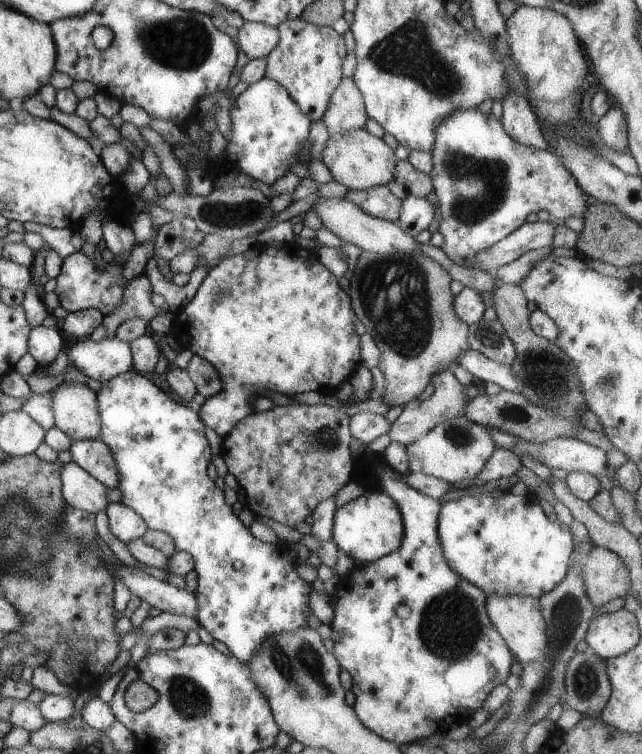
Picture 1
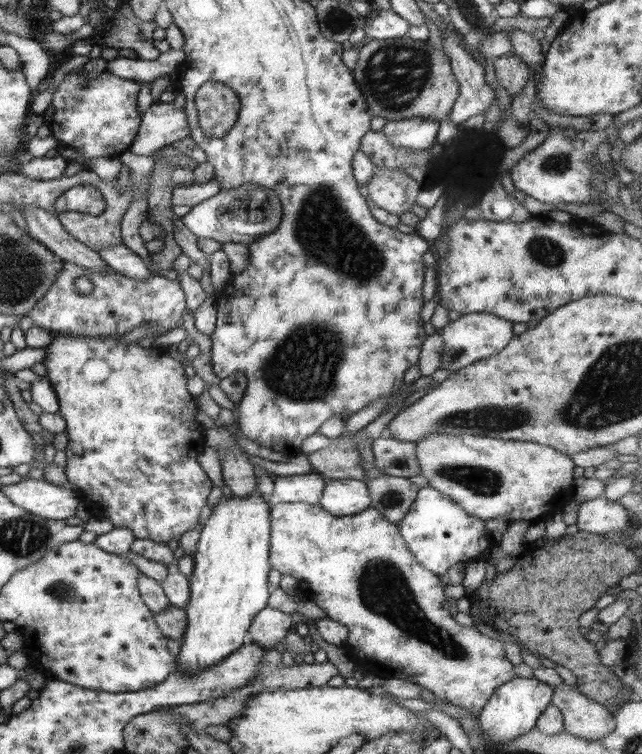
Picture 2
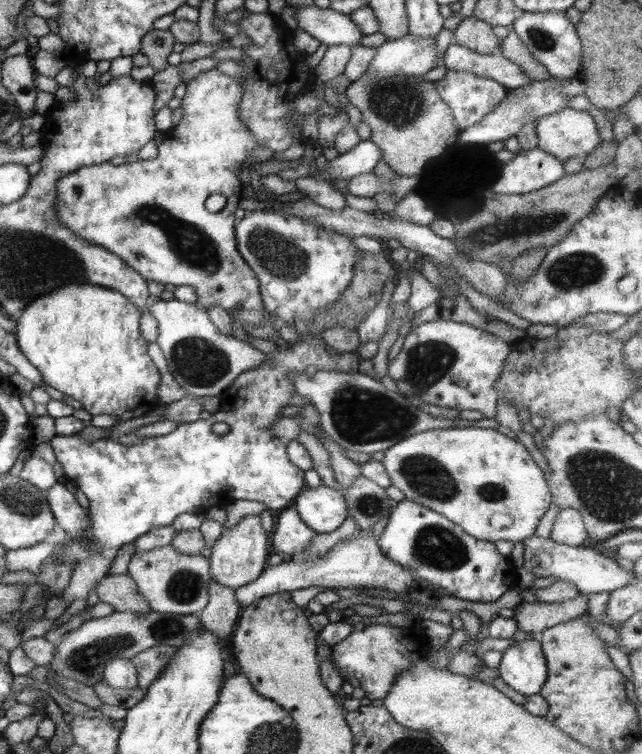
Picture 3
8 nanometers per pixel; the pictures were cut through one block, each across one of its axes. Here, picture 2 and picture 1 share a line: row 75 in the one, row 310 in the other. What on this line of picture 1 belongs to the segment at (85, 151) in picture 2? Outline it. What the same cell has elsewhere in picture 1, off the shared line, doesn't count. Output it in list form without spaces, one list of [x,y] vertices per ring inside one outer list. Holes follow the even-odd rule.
[[[83,250],[72,253],[63,259],[60,274],[55,278],[54,293],[58,296],[60,306],[68,313],[83,310],[100,310],[106,316],[110,316],[116,306],[122,302],[124,288],[128,286],[128,280],[123,277],[124,264],[130,257],[130,252],[122,256],[106,256],[104,267],[98,268],[94,255],[87,256]]]

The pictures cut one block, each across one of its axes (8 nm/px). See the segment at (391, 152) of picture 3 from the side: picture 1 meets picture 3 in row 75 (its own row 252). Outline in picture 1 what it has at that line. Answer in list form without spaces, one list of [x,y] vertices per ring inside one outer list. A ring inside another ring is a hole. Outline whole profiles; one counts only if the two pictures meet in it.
[[[363,251],[355,262],[349,278],[348,288],[352,308],[356,318],[364,324],[365,332],[372,336],[380,348],[380,370],[385,377],[386,389],[383,396],[388,406],[404,406],[410,401],[424,397],[430,390],[432,376],[458,365],[462,354],[470,350],[468,346],[469,325],[454,312],[452,278],[447,270],[424,254],[394,252],[394,254]]]

